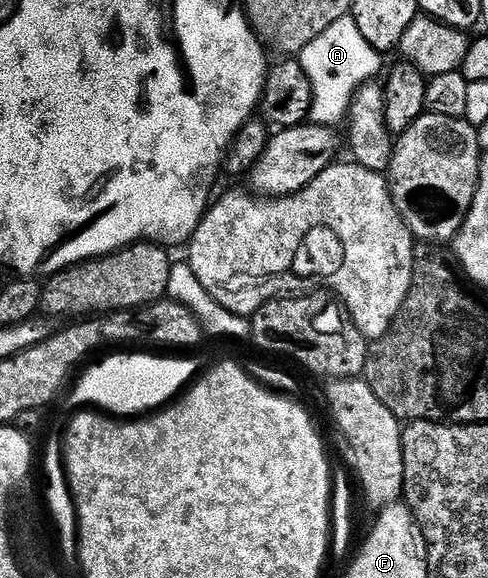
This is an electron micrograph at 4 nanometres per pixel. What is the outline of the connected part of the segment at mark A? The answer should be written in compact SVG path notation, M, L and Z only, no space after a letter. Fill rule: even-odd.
M348 16L337 20L337 24L329 24L329 28L325 28L325 32L321 32L321 36L306 46L297 58L309 76L315 96L311 102L310 121L316 126L338 127L338 122L350 115L351 103L366 87L363 85L370 78L384 73L383 58L380 50L369 44L354 17Z

